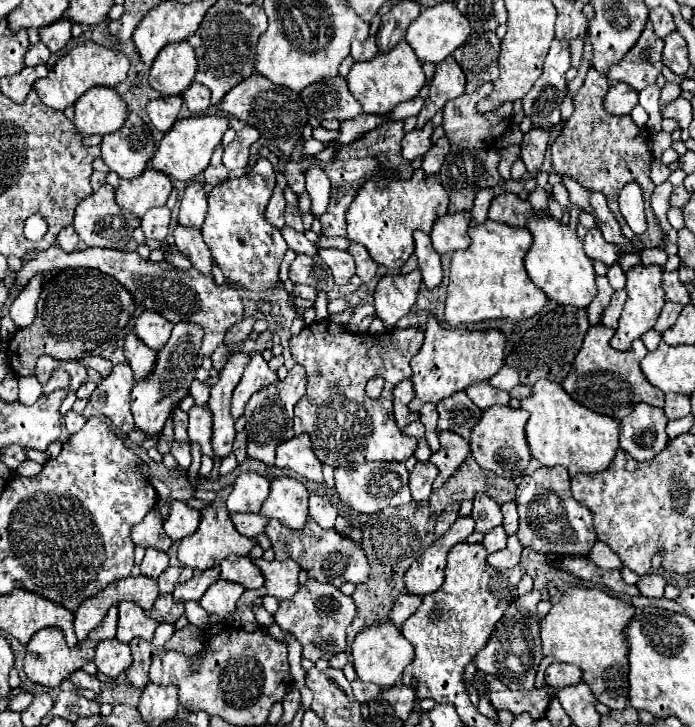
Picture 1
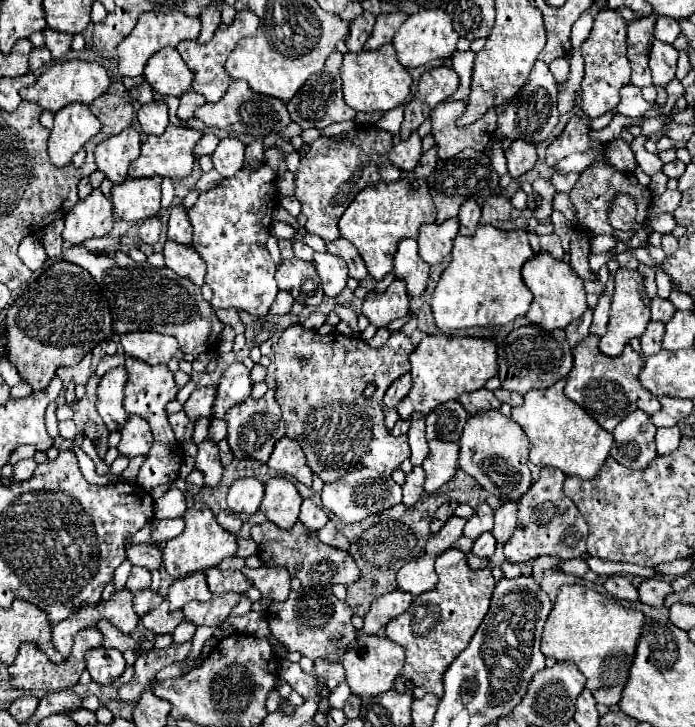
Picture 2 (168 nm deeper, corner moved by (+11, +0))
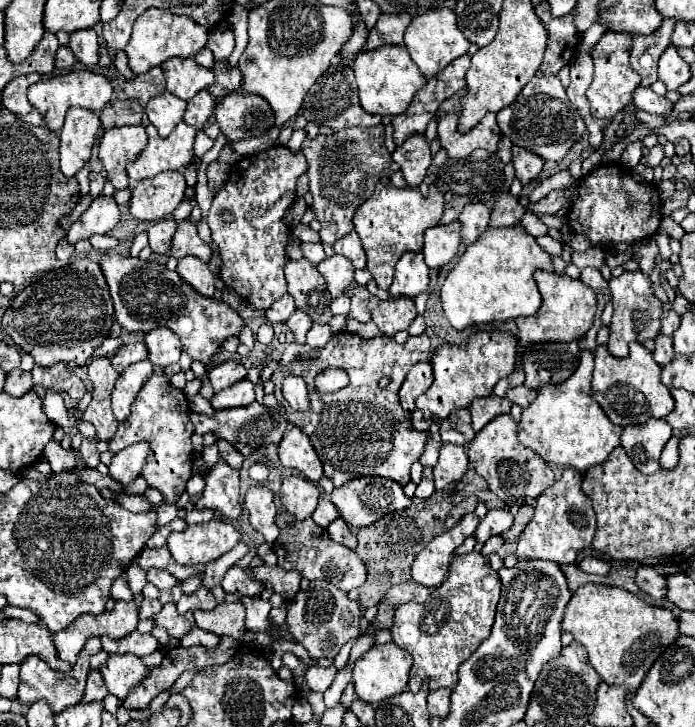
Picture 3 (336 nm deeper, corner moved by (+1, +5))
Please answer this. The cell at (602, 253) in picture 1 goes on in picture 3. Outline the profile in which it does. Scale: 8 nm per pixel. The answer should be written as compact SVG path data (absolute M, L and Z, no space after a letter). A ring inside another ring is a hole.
M583 268L581 270L581 282L591 286L595 292L601 292L601 294L609 292L609 282L603 278L603 274L597 268Z

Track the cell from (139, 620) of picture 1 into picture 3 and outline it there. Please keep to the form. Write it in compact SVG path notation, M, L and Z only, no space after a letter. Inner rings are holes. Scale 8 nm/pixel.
M131 632L119 640L113 640L113 638L107 638L107 636L101 636L101 642L103 642L103 650L105 652L131 652L135 656L145 656L145 654L151 654L157 650L159 642L151 636L151 634L141 634L141 632Z

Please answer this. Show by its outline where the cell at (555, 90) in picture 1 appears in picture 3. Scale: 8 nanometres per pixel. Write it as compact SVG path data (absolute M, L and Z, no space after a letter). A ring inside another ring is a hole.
M555 74L531 78L531 82L527 82L527 86L521 90L519 98L515 98L511 106L503 108L497 114L497 122L501 132L509 136L513 144L523 146L551 162L559 162L561 158L565 158L569 148L585 130L581 116L569 102L565 88Z

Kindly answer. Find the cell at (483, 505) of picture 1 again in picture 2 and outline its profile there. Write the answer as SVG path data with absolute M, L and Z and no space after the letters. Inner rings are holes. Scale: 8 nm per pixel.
M479 503L475 507L473 517L467 519L467 525L465 525L463 535L475 541L481 533L491 531L491 529L493 529L493 509L487 503Z

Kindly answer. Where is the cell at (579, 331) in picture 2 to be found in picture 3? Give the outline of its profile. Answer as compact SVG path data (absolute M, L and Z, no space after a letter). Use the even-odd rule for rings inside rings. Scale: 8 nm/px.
M579 350L579 368L567 382L555 386L543 386L537 390L537 398L523 408L519 422L519 442L537 452L545 462L571 466L585 472L607 460L613 448L619 446L621 428L611 424L601 406L589 396L589 382L593 372L595 352Z

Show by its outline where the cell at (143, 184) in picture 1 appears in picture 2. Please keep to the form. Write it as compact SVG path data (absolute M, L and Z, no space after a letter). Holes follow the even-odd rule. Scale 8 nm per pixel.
M161 177L127 179L111 191L113 211L127 223L155 217L161 209Z

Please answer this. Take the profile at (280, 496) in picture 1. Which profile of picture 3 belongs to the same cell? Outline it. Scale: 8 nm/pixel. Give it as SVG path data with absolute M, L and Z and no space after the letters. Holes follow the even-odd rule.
M287 476L283 478L279 498L287 512L291 512L297 520L305 520L317 506L319 488L303 476Z

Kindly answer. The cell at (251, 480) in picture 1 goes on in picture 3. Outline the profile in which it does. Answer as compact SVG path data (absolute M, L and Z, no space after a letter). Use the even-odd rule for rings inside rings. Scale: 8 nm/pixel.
M253 486L245 494L243 506L249 510L251 526L263 534L263 538L273 544L279 536L279 528L275 526L275 514L277 508L273 504L273 492L267 486Z

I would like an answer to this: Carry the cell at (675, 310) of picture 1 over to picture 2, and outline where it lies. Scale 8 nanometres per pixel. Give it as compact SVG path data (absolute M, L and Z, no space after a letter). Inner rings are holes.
M651 321L647 325L647 331L641 335L641 347L643 347L643 355L655 355L657 351L661 351L661 339L665 335L665 325L663 323L655 323Z

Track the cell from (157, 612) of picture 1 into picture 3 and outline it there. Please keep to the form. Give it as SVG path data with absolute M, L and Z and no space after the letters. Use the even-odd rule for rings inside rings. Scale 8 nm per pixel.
M167 602L163 610L157 616L153 616L153 620L157 626L163 626L171 638L183 638L195 626L193 614L179 614L173 602Z

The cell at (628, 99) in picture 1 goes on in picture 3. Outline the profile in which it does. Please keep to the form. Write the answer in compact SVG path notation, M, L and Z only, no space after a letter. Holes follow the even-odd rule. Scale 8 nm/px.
M639 86L633 92L633 104L639 110L645 110L649 114L667 114L673 110L673 104L665 96L659 96L651 88L645 88L645 86Z

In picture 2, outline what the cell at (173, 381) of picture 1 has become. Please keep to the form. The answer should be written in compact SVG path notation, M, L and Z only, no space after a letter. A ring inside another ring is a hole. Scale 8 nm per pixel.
M139 417L127 419L125 427L121 429L121 443L117 445L119 453L133 459L137 455L147 455L149 447L151 447L149 425Z

